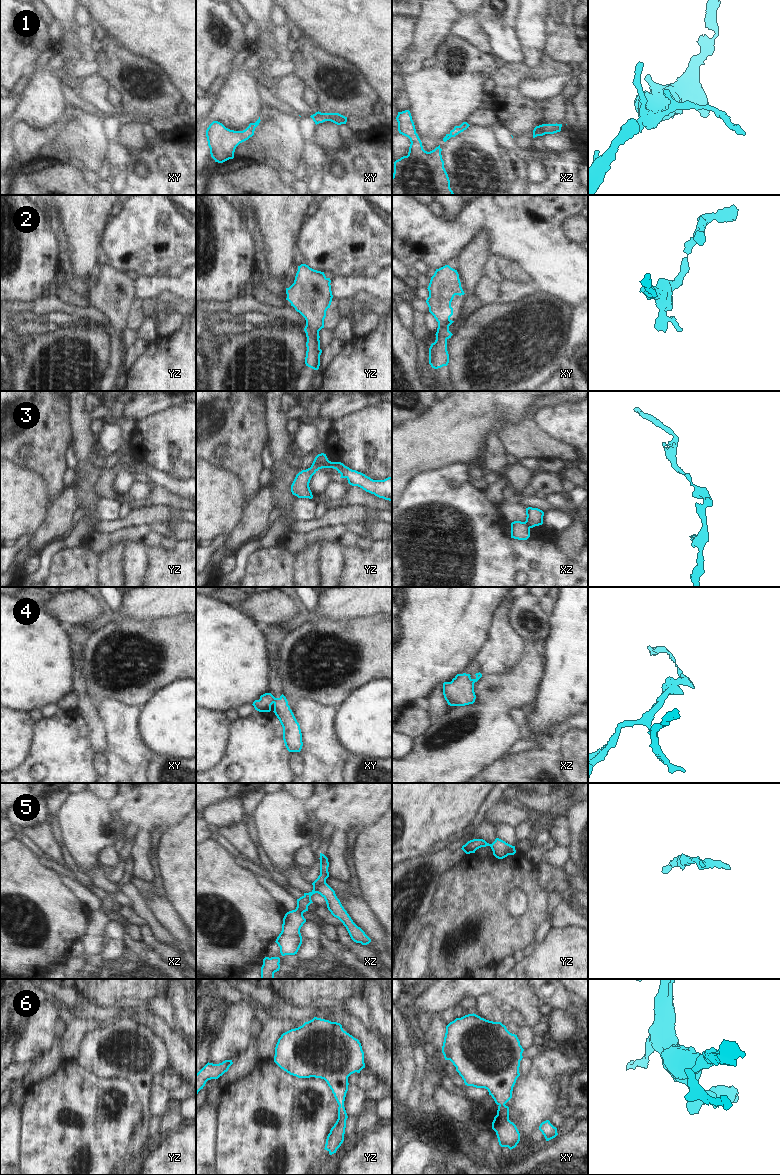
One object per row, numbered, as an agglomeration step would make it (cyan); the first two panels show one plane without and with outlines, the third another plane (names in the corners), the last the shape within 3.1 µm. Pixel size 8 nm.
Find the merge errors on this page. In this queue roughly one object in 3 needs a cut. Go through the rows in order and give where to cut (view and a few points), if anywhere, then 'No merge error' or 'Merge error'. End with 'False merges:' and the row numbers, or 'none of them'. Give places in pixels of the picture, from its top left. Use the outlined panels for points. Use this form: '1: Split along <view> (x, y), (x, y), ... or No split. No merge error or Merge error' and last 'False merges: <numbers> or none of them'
1: No split. No merge error
2: No split. No merge error
3: Split along xz (524, 522), (529, 528). Merge error
4: Split along xy (273, 697), (274, 702). Merge error
5: Split along xz (325, 881), (316, 887), (316, 892). Merge error
6: No split. No merge error
False merges: 3, 4, 5

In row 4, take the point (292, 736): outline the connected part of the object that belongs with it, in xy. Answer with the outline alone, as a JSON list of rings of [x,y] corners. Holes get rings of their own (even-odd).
[[[274,697],[274,711],[283,727],[283,740],[289,752],[300,752],[303,746],[300,725],[297,722],[286,697]]]

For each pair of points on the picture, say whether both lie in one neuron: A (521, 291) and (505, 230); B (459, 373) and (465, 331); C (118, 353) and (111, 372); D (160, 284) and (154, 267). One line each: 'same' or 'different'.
A: different
B: same
C: same
D: different

